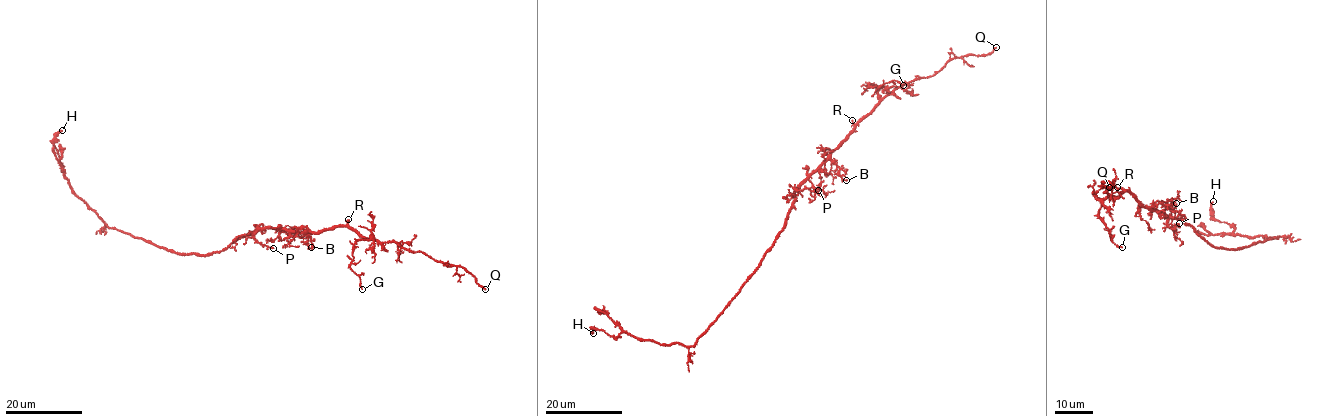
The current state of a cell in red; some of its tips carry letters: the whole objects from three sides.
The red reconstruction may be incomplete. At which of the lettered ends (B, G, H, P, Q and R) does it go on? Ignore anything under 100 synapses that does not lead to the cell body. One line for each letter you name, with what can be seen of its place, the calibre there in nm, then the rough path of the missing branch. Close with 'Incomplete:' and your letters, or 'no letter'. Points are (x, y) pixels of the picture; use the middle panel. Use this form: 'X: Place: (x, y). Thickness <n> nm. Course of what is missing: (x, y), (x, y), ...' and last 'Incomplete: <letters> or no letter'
Q: Place: (996, 47). Thickness 220 nm. Course of what is missing: (996, 47), (1000, 42), (993, 28), (968, 20)
Incomplete: Q

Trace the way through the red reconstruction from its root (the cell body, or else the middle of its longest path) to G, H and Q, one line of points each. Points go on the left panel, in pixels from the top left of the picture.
G: (237, 238), (268, 226), (315, 232), (343, 225), (372, 237), (355, 243), (352, 252), (350, 267), (362, 289)
H: (237, 238), (220, 252), (180, 255), (107, 227), (75, 196), (62, 172), (54, 144), (62, 130)
Q: (237, 238), (268, 226), (315, 232), (343, 225), (363, 237), (392, 242), (463, 268), (485, 289)

